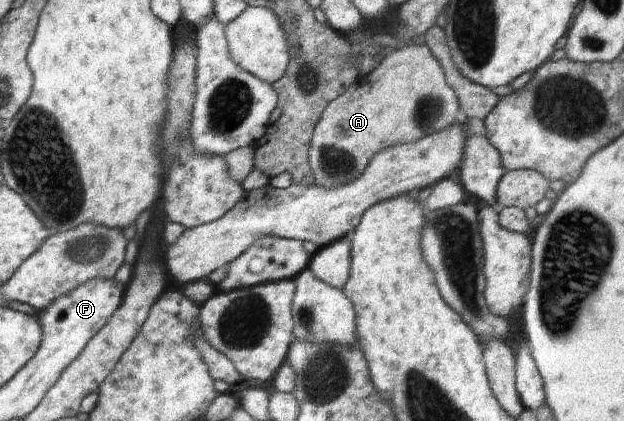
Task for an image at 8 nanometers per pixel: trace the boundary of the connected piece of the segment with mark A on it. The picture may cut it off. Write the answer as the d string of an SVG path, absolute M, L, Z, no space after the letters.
M409 42L401 49L390 49L369 74L359 75L348 90L332 100L316 122L307 152L314 184L324 189L349 184L361 176L379 151L391 145L414 143L427 135L444 131L459 121L460 116L456 92L447 84L442 66L427 45Z

